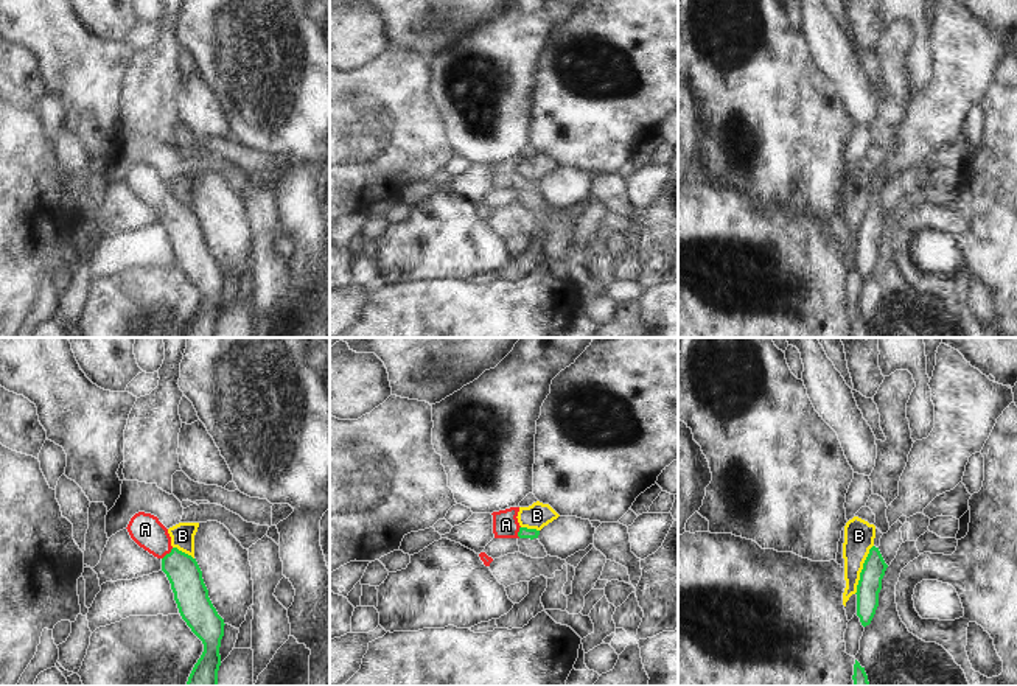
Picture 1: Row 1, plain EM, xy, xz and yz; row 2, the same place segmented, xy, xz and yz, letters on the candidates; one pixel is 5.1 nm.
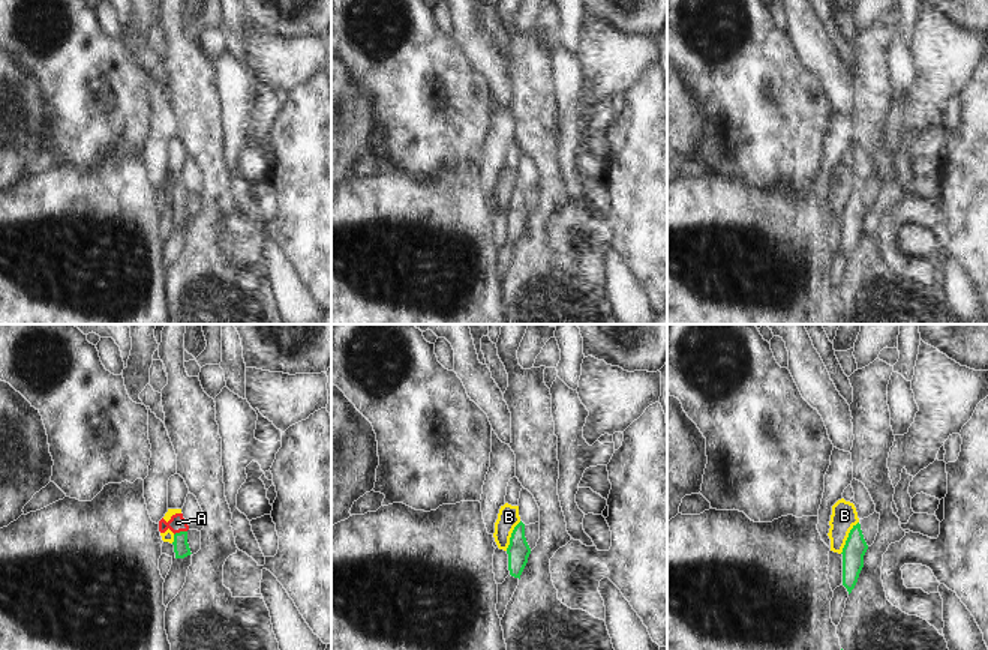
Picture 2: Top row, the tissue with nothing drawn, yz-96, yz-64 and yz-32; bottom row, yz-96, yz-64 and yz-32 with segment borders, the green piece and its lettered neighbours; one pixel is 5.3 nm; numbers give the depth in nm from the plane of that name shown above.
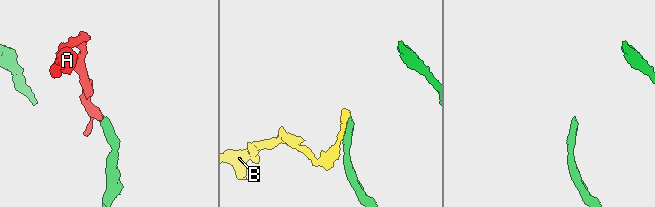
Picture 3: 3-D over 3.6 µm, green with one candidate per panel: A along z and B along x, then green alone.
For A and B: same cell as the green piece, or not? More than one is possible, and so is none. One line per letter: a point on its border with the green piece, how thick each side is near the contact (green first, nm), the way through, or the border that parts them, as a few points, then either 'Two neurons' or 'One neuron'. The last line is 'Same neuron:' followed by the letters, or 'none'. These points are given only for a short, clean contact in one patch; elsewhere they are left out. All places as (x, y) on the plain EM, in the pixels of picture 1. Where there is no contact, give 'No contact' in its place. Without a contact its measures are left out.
A: Touches green at xy (167, 206). Thickness 180 nm (green) against 170 nm. Path across: xy (190, 244), (182, 221), (167, 206), (145, 181). One neuron
B: Touches green at yz (862, 221). Thickness 120 nm (green) against 160 nm. Boundary: yz (873, 196), (854, 244). Two neurons
Same neuron: A.

